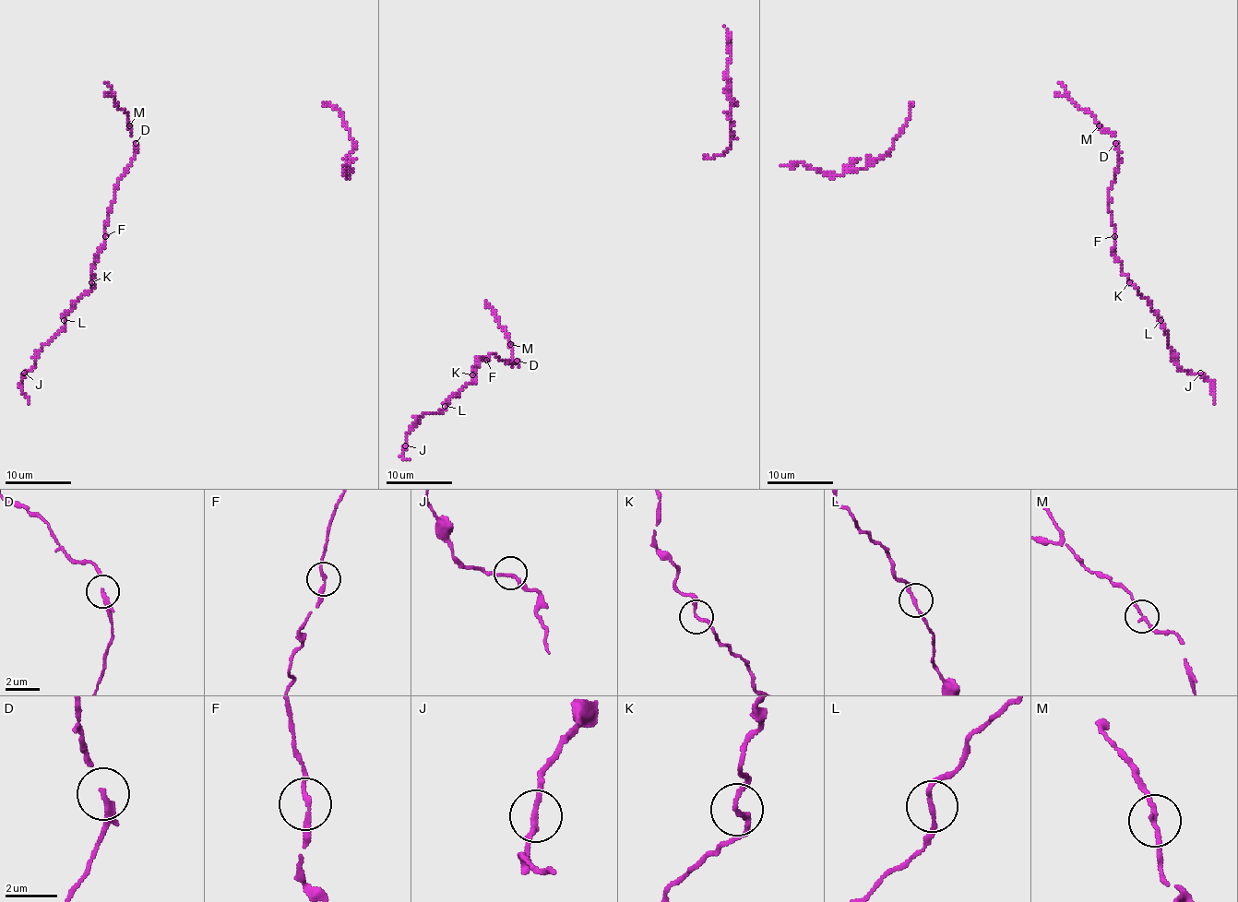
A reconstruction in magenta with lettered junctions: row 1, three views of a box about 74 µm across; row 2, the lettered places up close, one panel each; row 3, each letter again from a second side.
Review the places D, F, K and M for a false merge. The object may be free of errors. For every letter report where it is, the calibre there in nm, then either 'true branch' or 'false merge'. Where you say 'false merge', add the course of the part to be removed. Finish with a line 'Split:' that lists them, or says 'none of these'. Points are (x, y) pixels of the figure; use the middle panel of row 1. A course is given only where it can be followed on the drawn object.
D: place (517, 361); calibre 190 nm; true branch
F: place (486, 360); calibre 170 nm; true branch
K: place (472, 374); calibre 170 nm; true branch
M: place (510, 344); calibre 160 nm; true branch
Split: none of these

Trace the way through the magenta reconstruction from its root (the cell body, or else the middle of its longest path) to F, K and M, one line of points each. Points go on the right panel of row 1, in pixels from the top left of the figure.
F: (1066, 97), (1088, 112), (1106, 132), (1115, 136), (1119, 164), (1109, 191), (1114, 236)
K: (1066, 97), (1115, 136), (1119, 164), (1109, 191), (1109, 211), (1114, 228), (1114, 255), (1129, 282)
M: (1066, 97), (1088, 112), (1099, 124)

